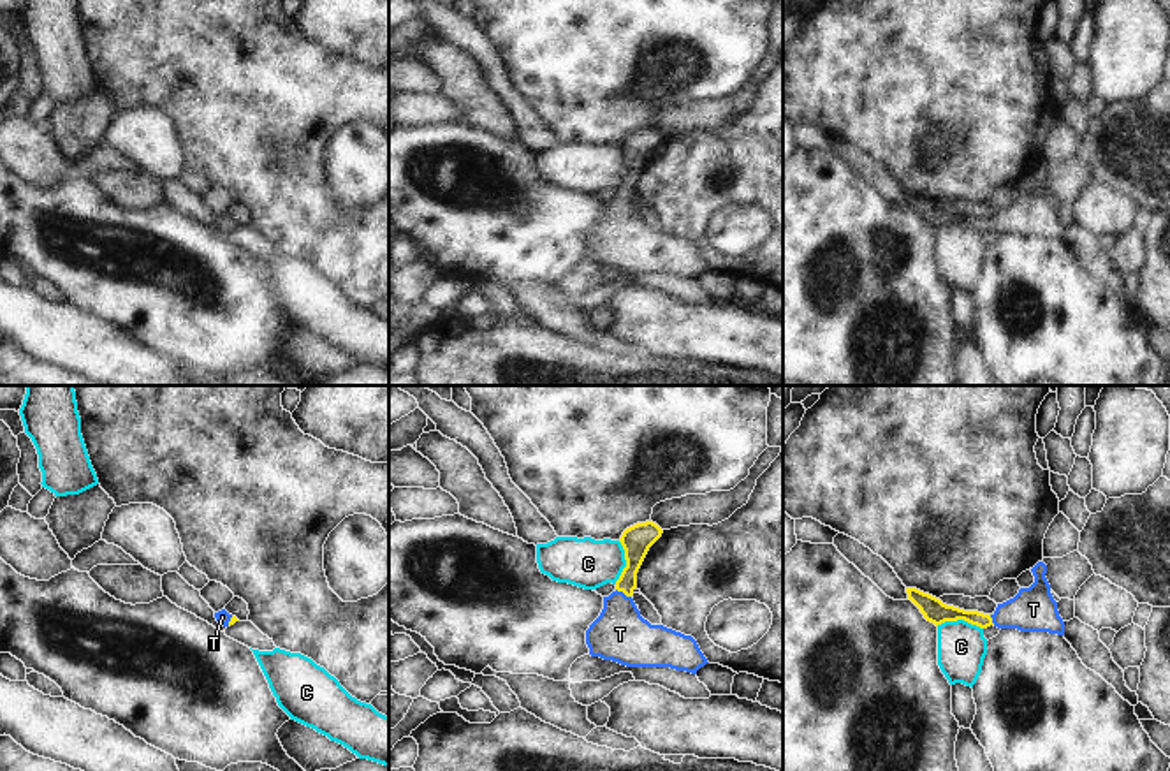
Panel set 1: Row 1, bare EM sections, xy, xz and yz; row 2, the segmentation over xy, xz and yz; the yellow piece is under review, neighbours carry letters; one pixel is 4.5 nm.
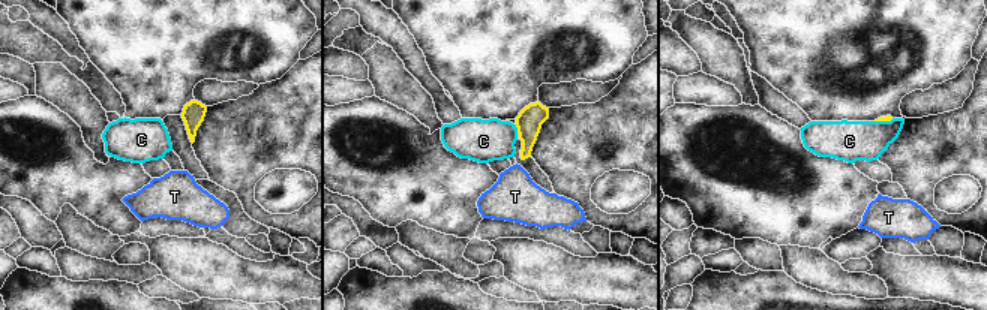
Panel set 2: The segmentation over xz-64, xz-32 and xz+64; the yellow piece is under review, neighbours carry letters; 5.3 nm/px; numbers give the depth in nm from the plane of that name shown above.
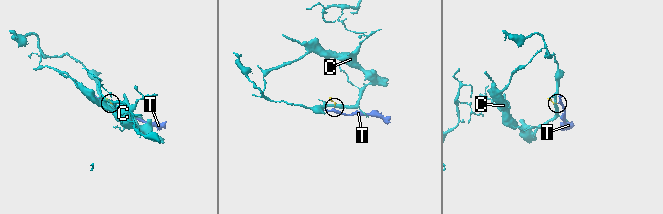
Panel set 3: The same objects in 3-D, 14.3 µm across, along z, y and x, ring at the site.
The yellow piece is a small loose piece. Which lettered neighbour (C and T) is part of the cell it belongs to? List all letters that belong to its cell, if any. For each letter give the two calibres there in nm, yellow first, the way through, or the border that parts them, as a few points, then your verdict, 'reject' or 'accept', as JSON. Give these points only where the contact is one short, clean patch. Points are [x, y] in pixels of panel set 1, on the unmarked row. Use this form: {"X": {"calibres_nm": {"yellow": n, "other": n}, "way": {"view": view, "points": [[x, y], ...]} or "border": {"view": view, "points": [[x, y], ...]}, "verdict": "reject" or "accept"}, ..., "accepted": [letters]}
{"C": {"calibres_nm": {"yellow": 110, "other": 220}, "border": {"view": "yz", "points": [[936, 231], [947, 226], [966, 226], [982, 234]]}, "verdict": "reject"}, "T": {"calibres_nm": {"yellow": 140, "other": 260}, "way": {"view": "xz", "points": [[637, 145], [634, 169], [623, 198], [620, 206], [620, 240]]}, "verdict": "accept"}, "accepted": ["T"]}

